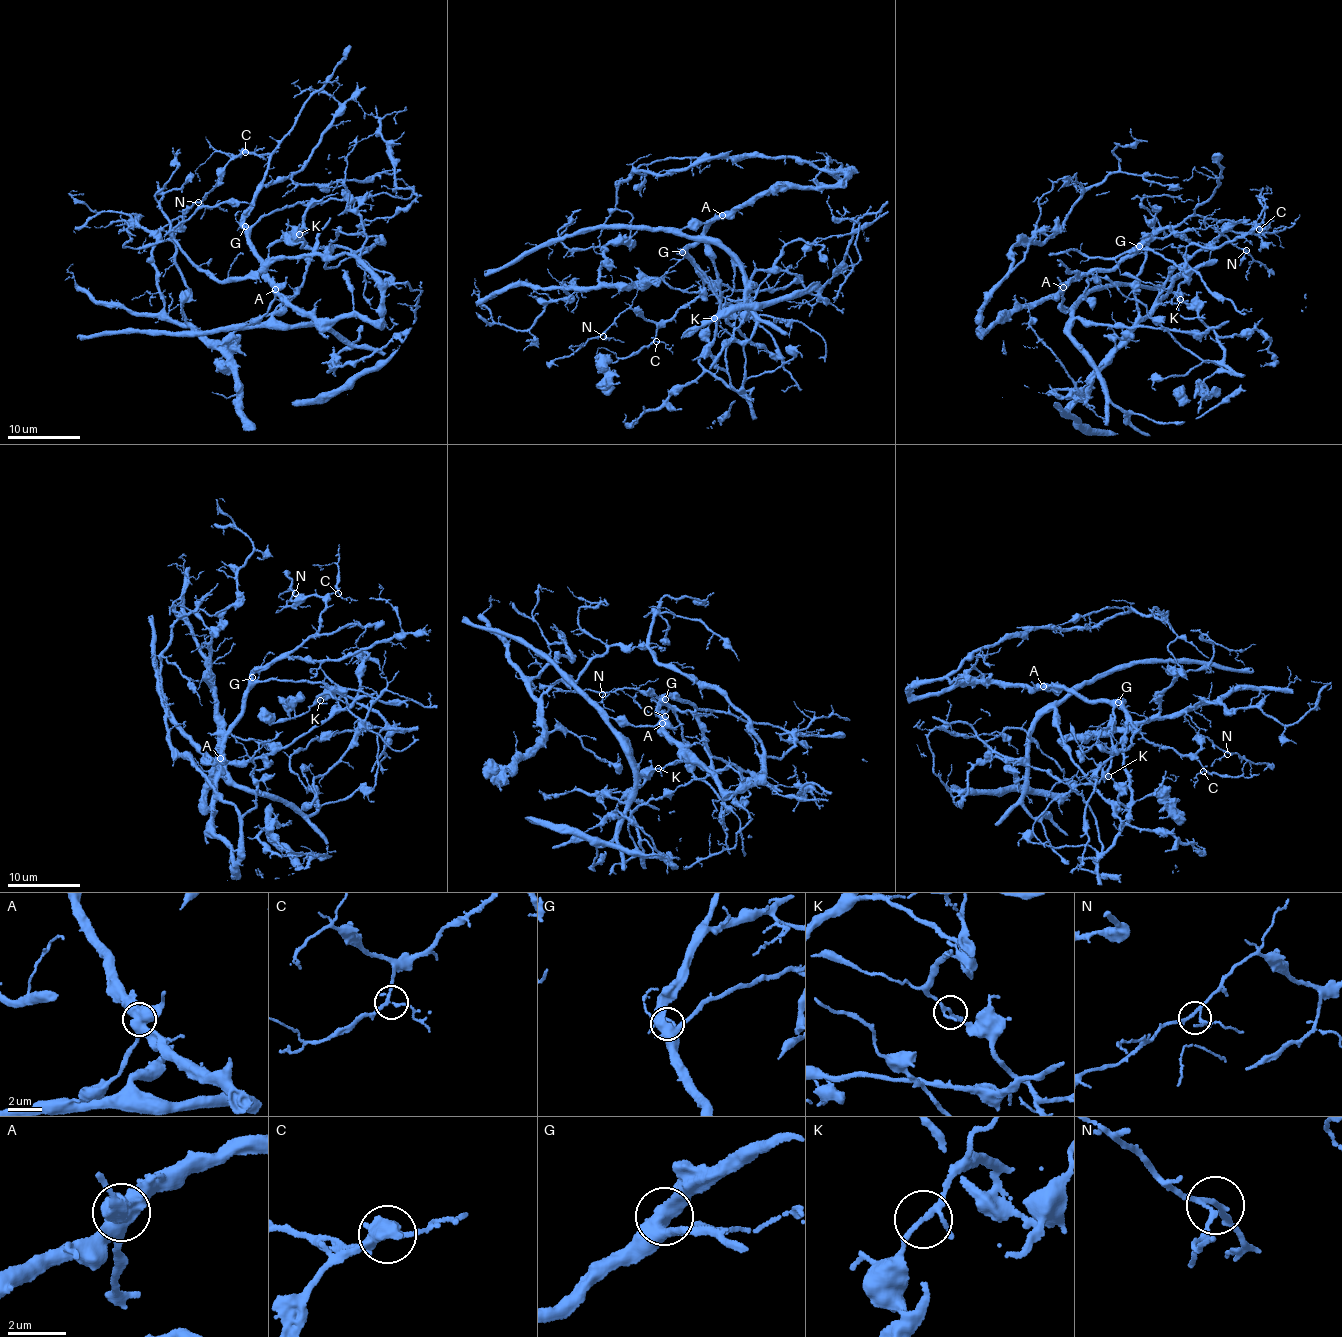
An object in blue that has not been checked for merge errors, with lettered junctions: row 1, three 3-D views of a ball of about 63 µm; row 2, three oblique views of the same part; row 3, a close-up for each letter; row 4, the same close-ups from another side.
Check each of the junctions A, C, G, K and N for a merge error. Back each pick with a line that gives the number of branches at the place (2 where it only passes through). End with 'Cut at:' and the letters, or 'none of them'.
A: 4
K: 3
Cut at: A, K

